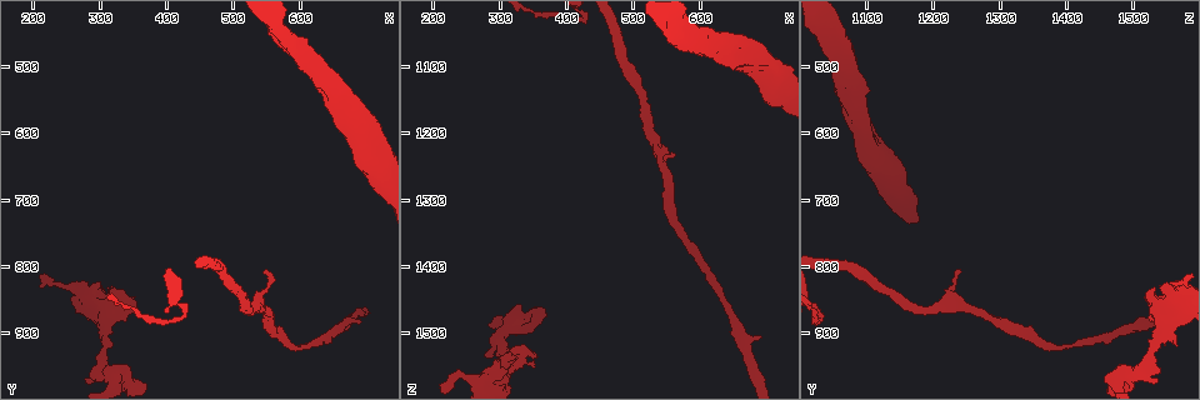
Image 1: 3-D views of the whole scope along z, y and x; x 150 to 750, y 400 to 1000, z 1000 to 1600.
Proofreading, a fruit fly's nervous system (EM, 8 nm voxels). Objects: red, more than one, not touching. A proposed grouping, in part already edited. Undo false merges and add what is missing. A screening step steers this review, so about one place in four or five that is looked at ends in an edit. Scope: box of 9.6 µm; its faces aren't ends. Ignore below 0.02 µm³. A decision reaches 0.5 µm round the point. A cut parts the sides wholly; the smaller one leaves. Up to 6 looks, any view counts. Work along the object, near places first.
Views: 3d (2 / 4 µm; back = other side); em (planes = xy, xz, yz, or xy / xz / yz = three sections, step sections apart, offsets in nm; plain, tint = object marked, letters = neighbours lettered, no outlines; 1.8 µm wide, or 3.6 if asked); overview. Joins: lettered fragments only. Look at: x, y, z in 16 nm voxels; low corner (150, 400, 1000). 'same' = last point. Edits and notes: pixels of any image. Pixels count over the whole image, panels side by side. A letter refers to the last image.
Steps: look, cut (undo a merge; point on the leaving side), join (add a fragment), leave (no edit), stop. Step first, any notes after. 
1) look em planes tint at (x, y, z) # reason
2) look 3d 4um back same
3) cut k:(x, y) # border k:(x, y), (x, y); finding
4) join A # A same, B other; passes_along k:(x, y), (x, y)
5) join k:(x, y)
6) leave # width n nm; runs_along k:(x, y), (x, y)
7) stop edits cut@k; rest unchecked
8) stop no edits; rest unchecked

look em planes letters at (320, 965, 1480) # branch point

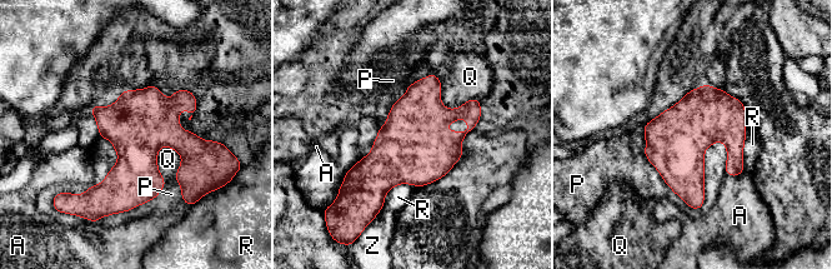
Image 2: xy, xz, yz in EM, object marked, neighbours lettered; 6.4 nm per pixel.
leave # width 380 nm; A other, P other, Q other, R other, Z other; continuous, no second neuron

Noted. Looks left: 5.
look 3d 4um back at (350, 855, 1535) # touches itself

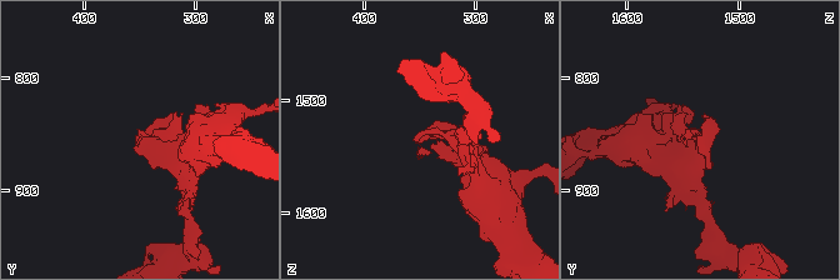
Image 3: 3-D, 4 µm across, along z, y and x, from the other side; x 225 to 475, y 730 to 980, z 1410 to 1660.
look em xz step 4 letters at (348, 856, 1536)

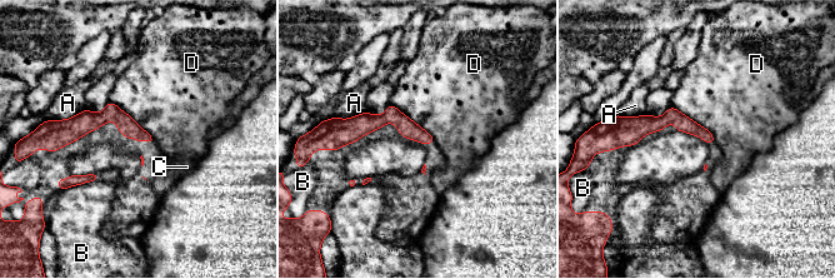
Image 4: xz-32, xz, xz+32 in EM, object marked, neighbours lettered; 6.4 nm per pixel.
leave # width 110 nm; longest_contact D 400 nm; A other, B other, C other, D other; continuous, no second neuron

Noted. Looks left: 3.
look 3d 2um back at (545, 805, 1240) # thin end

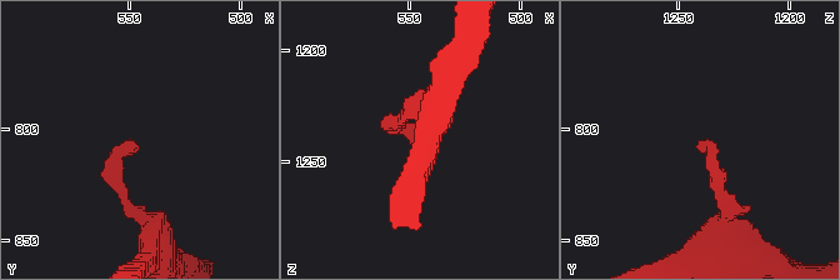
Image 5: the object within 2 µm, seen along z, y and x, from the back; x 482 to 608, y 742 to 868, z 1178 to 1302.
look em yz step 8 letters at (547, 806, 1241)

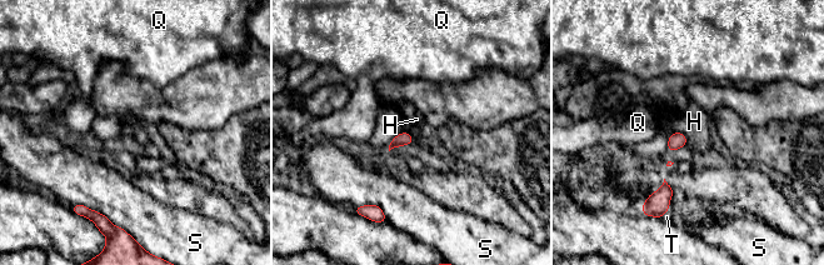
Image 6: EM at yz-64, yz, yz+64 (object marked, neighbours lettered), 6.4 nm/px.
look em planes letters same

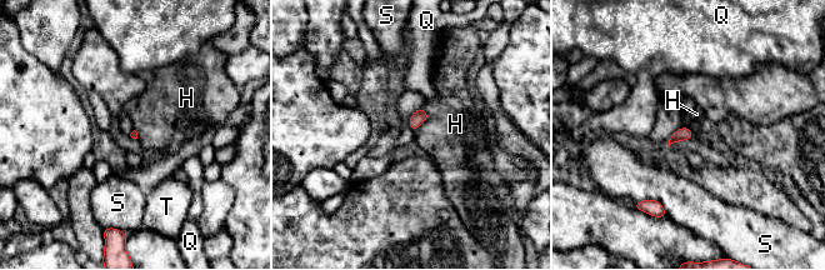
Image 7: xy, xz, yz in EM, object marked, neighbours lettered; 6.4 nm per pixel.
leave # longest_contact S 190 nm; H other, Q other, S other, T other; border 7:(424, 108), (428, 118), (414, 130); no lettered fragment goes on from it

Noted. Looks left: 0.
stop no edits; rest unchecked

